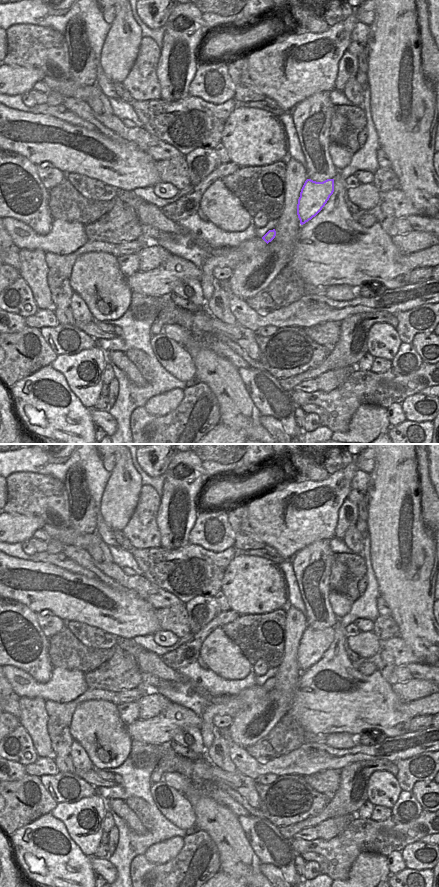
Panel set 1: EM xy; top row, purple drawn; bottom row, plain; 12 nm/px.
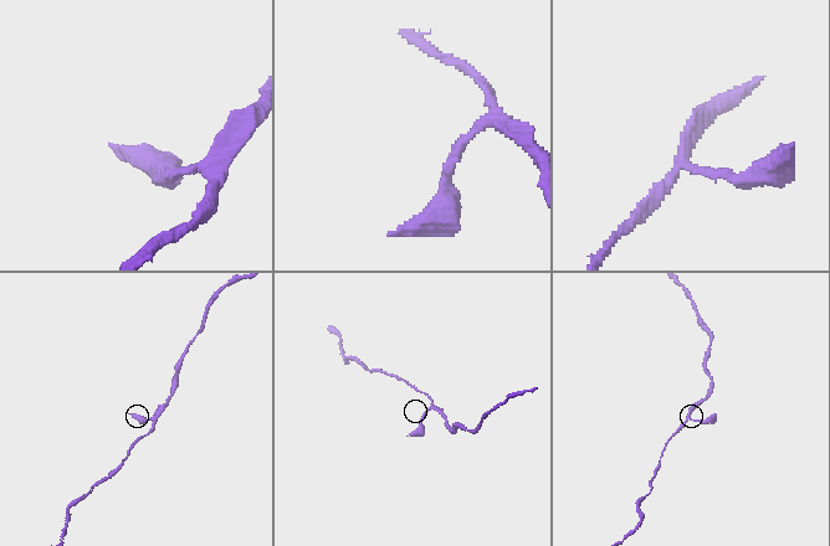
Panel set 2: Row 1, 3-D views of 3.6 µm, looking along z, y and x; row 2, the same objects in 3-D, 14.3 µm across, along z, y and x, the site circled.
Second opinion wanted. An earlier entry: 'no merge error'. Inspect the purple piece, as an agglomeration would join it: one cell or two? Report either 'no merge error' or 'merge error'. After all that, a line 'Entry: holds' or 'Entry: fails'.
no merge error
Entry: holds

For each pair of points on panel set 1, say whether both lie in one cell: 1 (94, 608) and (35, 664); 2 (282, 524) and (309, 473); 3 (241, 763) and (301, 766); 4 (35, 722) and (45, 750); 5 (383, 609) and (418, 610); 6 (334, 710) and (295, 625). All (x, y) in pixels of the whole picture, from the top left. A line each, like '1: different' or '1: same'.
1: different
2: different
3: same
4: same
5: different
6: different

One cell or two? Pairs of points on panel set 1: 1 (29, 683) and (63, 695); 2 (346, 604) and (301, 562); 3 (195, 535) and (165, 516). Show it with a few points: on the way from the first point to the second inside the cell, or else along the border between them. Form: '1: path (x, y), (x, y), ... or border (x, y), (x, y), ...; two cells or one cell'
1: path (37, 689), (55, 691); one cell
2: border (330, 591), (329, 604), (335, 614); two cells
3: border (200, 511), (189, 533), (188, 542); two cells

